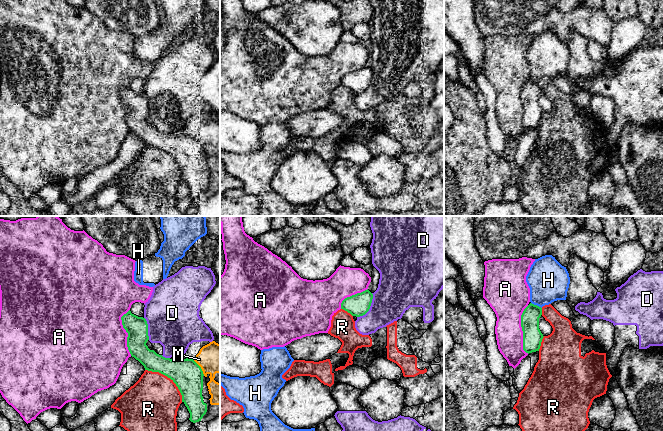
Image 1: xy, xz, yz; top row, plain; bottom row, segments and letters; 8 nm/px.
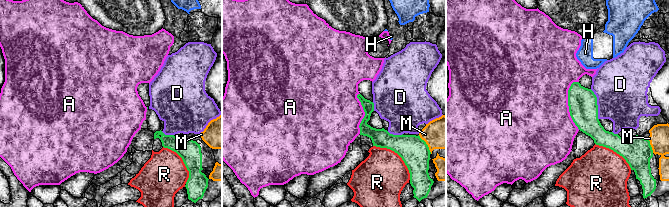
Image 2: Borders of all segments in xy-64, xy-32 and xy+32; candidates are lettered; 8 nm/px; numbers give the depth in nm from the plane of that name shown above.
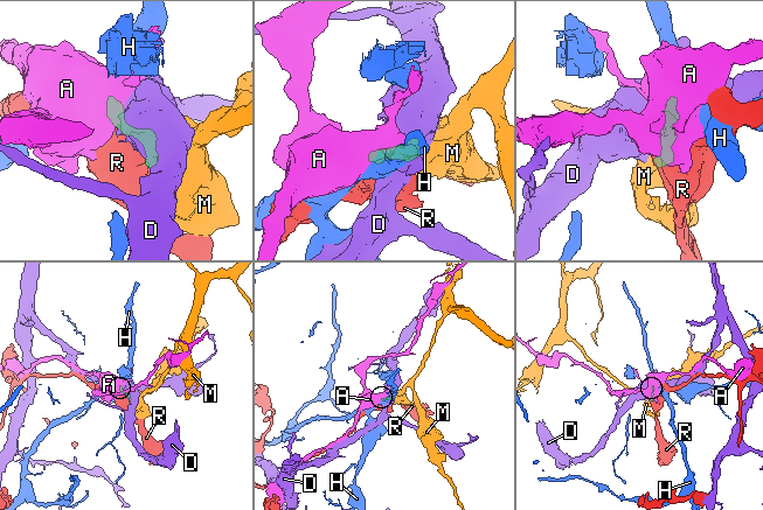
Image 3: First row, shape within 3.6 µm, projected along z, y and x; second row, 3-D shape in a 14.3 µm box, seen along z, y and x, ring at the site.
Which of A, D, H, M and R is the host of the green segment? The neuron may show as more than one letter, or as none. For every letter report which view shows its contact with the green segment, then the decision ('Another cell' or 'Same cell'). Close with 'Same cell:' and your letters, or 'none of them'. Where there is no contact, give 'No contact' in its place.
A: Touches green in yz. Another cell
D: Touches green in xz. Another cell
H: Touches green in yz. Same cell
M: Touches green in xy. Another cell
R: Touches green in xy. Another cell
Same cell: H

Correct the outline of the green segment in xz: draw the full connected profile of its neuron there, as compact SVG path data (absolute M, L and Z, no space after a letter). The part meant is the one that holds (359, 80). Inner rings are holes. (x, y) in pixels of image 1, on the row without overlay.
M367 65L345 74L341 79L341 85L347 87L352 92L360 93L369 87L372 75L373 70Z

